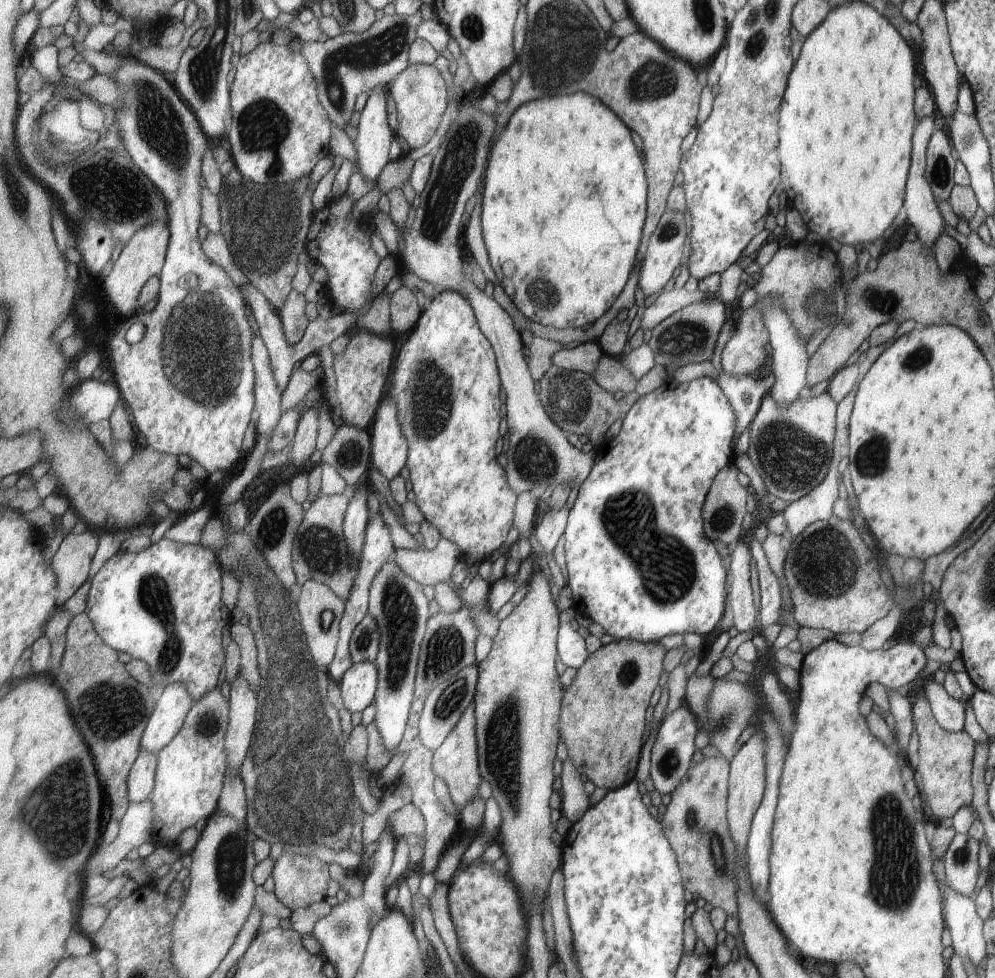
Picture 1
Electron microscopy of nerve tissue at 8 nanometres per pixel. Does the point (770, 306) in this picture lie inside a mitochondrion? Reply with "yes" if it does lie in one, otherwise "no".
yes

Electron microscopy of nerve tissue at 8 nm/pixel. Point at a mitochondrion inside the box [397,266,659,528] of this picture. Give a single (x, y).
(431, 395)

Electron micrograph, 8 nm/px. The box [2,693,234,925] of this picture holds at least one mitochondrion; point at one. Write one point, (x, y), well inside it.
(58, 818)

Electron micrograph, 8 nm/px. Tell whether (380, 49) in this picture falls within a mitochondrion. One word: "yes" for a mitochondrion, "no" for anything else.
yes

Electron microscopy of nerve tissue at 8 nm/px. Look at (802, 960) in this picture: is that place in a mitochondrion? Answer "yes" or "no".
no

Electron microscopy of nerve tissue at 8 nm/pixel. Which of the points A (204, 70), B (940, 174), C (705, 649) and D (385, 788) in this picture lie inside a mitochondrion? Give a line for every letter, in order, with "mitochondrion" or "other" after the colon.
A: mitochondrion
B: mitochondrion
C: other
D: other

